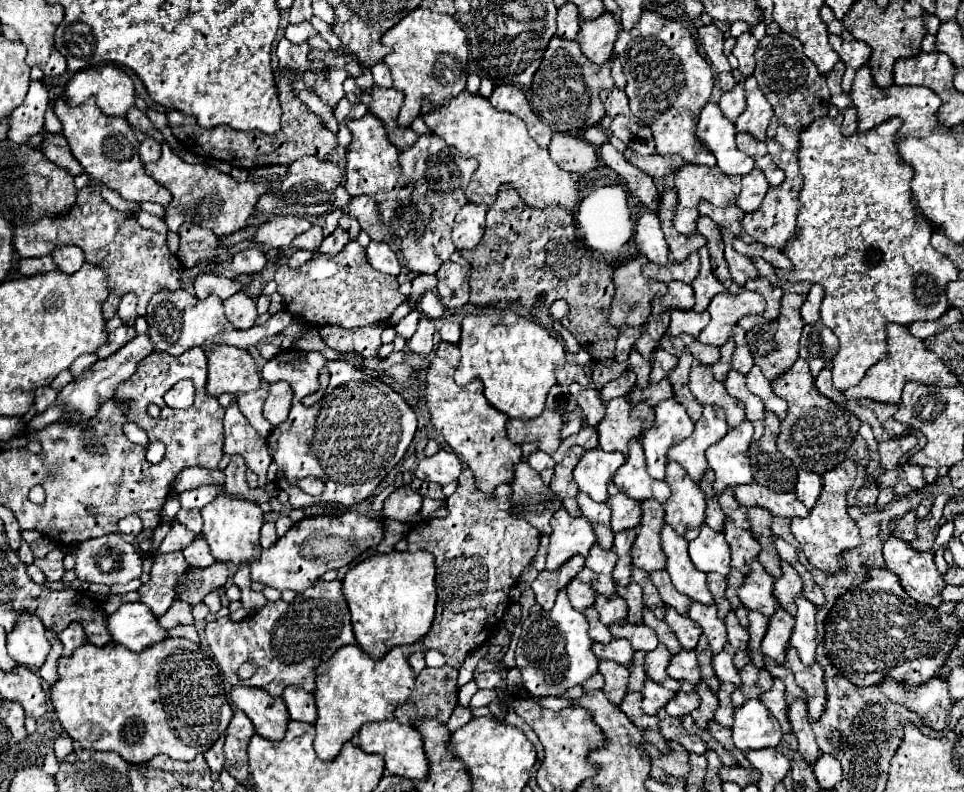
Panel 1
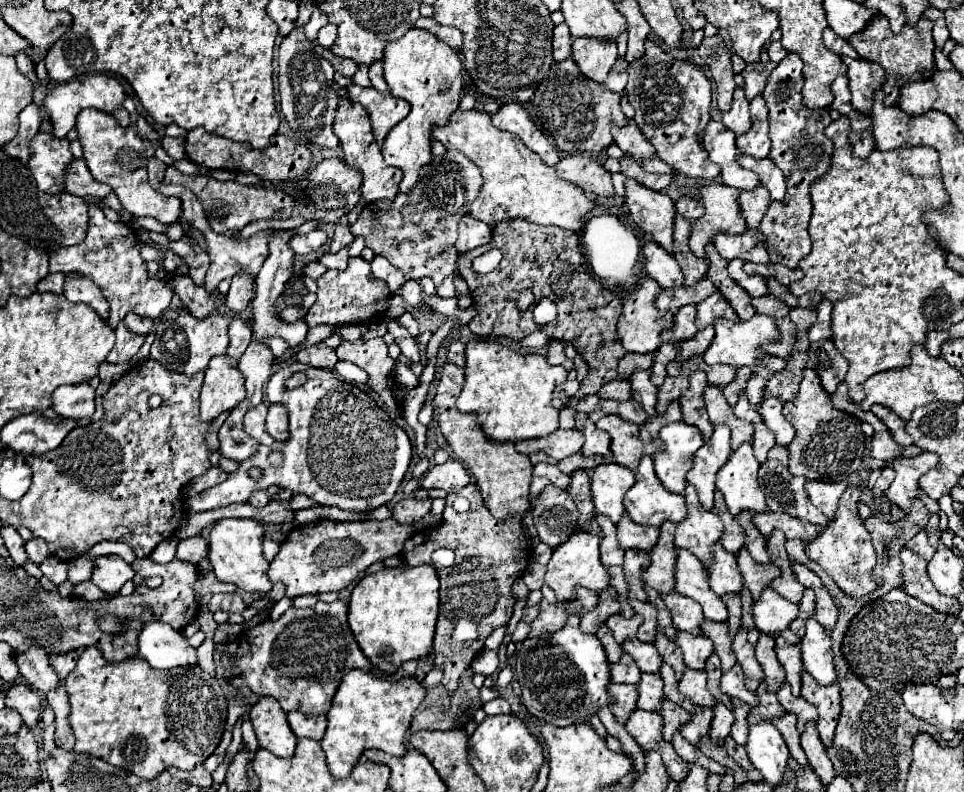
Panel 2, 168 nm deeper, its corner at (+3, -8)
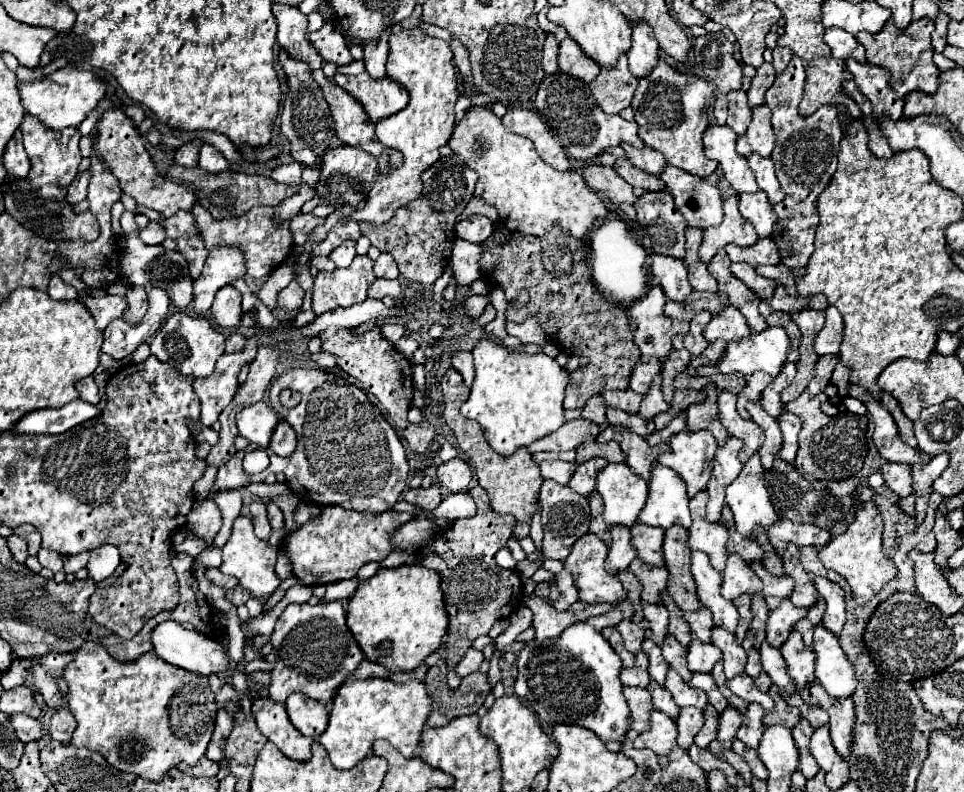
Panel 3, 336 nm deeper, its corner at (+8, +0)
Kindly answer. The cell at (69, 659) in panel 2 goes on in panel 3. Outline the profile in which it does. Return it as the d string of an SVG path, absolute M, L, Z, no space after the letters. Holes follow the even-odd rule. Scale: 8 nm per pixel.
M48 653L44 657L40 657L40 663L44 665L44 669L48 671L50 677L62 677L62 671L68 663L72 663L74 655L72 653Z

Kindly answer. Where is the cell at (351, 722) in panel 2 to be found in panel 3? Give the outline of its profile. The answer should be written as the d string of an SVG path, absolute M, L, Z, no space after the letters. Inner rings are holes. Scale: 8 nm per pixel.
M348 677L336 691L332 701L330 721L318 743L328 751L336 769L352 769L372 751L376 739L386 739L404 757L418 755L420 733L430 713L432 699L426 693L422 681L394 683L392 679L356 679Z

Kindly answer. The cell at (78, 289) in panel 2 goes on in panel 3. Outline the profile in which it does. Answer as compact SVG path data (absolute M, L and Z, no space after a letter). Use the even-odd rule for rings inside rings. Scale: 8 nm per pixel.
M80 295L78 301L82 301L88 311L92 313L96 327L102 331L112 319L122 317L122 311L126 309L126 299L120 295L102 295L102 297L94 297L94 295Z

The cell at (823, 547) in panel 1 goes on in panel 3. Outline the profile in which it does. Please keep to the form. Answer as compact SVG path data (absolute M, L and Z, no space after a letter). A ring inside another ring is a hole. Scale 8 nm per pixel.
M868 501L864 507L856 509L854 521L848 525L848 529L842 535L834 535L826 545L818 549L818 557L824 563L824 567L840 573L848 581L856 603L866 603L896 575L894 563L886 559L882 553L880 535L882 535L882 519L874 503Z

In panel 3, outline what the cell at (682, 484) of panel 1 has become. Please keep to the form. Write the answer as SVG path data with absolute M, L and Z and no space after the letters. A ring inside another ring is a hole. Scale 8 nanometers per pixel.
M696 493L694 499L690 499L690 513L692 513L692 527L688 529L688 547L700 549L710 557L710 563L714 569L722 571L724 561L728 559L726 551L726 527L722 523L710 523L706 519L706 503L708 493Z

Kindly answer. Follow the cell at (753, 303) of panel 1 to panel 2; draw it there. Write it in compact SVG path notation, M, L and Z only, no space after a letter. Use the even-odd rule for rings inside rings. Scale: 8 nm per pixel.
M753 315L753 319L749 321L739 321L739 323L733 323L733 321L727 321L727 319L717 319L715 321L715 339L711 343L711 347L707 349L707 353L703 355L703 361L707 365L717 365L717 363L725 363L725 365L731 365L735 369L739 367L759 367L763 365L763 357L769 355L767 351L763 351L763 345L769 345L769 343L775 343L781 339L781 333L775 325L775 321L767 315Z

